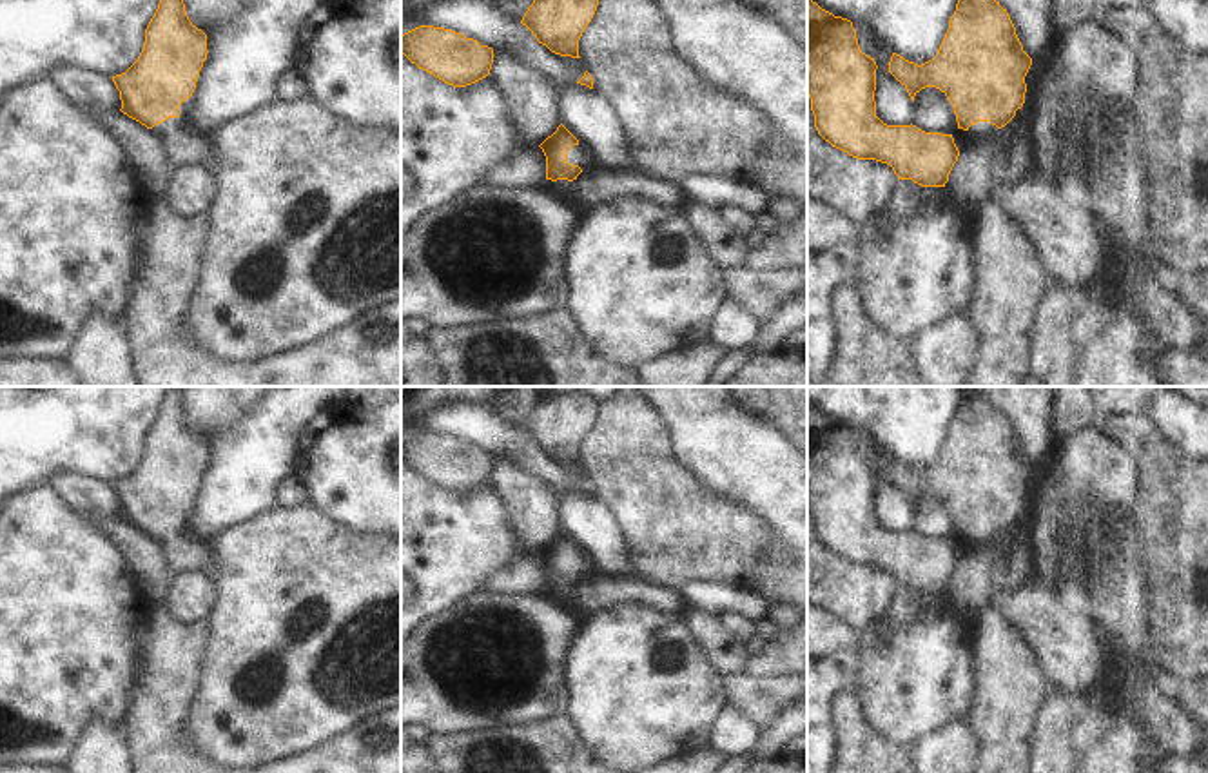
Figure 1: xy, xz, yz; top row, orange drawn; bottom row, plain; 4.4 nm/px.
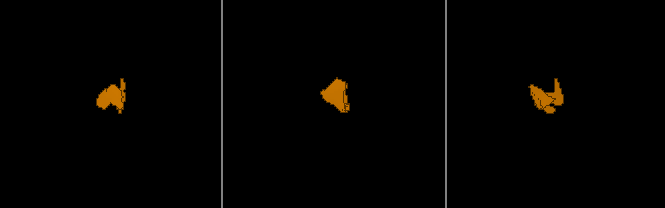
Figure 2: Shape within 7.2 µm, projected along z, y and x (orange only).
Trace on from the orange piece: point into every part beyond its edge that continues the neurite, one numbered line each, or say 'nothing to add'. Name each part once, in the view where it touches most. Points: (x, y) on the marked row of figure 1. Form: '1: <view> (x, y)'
1: xz (575, 155).

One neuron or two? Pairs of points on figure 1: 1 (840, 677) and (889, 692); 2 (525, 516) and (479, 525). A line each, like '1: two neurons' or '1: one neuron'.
1: two neurons
2: two neurons

